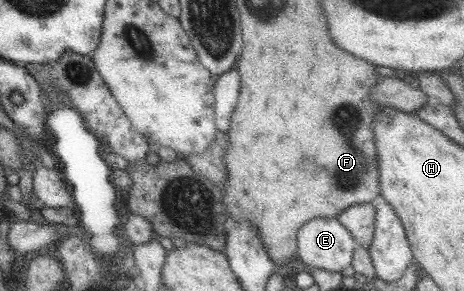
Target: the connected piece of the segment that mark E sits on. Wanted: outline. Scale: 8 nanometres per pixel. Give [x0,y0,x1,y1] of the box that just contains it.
[296,217,358,272]

